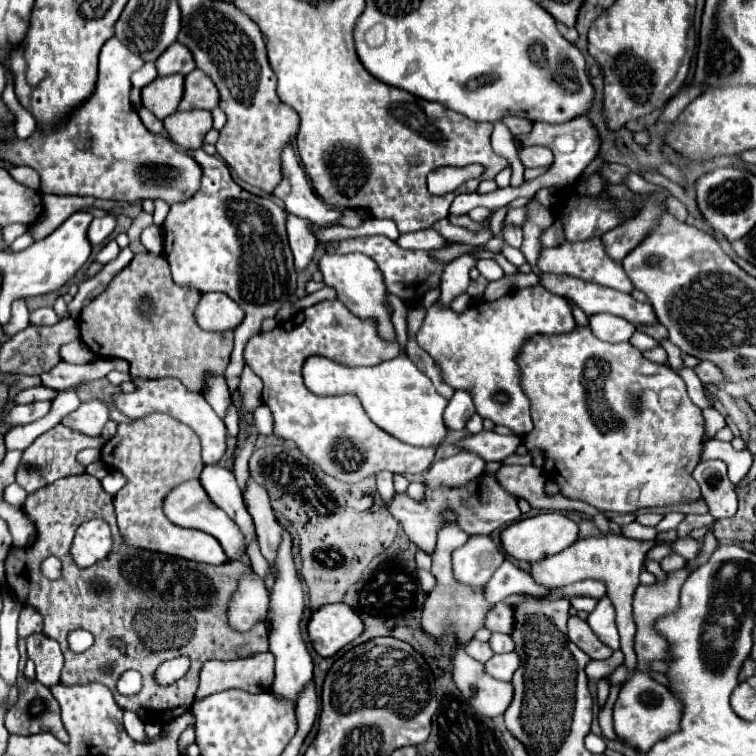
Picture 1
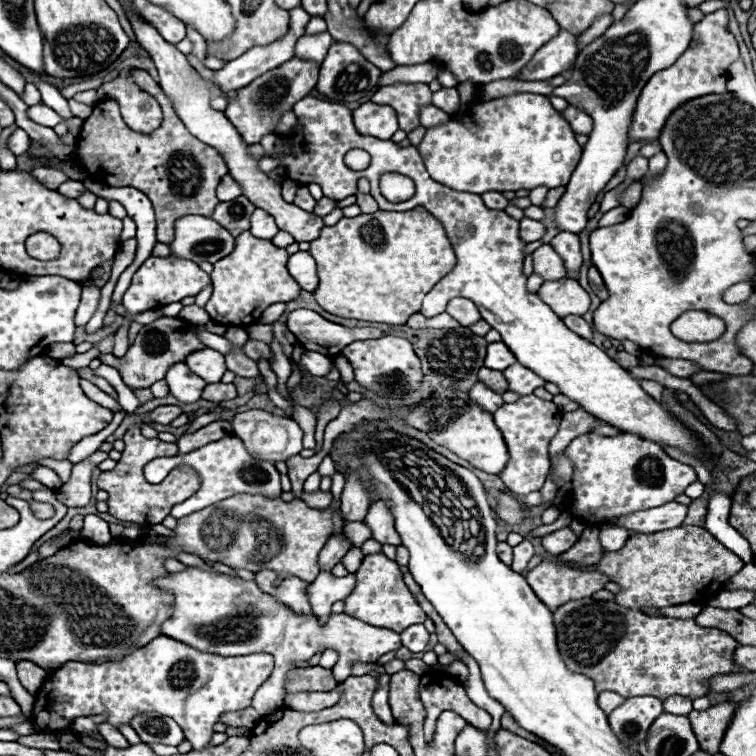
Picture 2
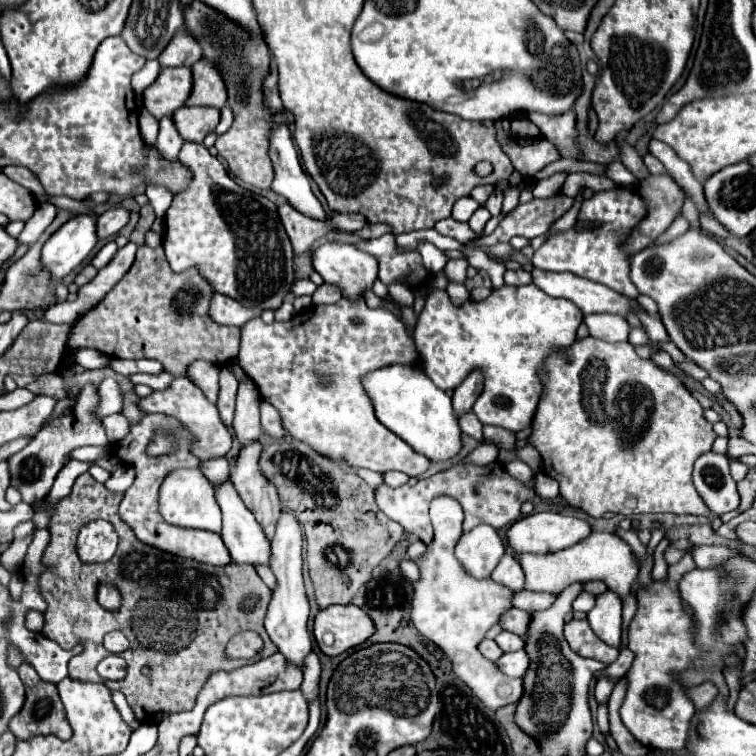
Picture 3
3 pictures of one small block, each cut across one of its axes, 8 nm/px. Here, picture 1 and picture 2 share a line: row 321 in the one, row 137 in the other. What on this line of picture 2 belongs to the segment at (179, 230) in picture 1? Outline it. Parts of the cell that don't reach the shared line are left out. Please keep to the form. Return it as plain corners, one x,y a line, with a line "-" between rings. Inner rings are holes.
292,58
290,62
278,66
278,70
270,70
268,74
262,74
254,82
250,82
250,86
238,90
236,96
228,100
228,108
224,110
224,114
238,128
238,132
248,144
258,144
264,136
276,132
282,114
290,112
298,100
306,98
314,90
316,82
318,66
312,62

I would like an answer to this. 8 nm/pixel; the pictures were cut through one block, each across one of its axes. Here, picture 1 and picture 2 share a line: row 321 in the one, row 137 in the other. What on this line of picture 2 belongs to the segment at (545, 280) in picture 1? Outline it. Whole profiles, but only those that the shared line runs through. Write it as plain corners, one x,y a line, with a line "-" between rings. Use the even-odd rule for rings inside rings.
716,10
706,14
704,20
696,24
694,40
700,40
698,46
688,48
670,68
656,72
648,84
642,88
642,94
638,96
632,124
628,130
628,142
642,142
642,140
656,140
662,132
662,126
666,124
666,118
686,100
698,98
702,94
722,94
726,92
728,72
726,68
738,60
738,44
734,36
726,30
728,24
728,12

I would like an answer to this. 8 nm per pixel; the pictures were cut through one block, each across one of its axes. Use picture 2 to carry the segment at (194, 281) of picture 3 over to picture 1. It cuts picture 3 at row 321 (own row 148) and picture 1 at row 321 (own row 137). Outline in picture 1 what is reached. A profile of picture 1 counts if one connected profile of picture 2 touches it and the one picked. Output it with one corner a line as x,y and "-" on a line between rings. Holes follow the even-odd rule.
136,254
134,260
114,276
108,288
80,312
80,338
96,356
124,358
134,378
152,380
172,376
188,390
202,394
208,374
224,376
226,372
232,352
232,332
214,334
198,328
192,316
198,298
200,294
196,290
174,284
162,254
-
142,298
154,302
150,316
138,312

